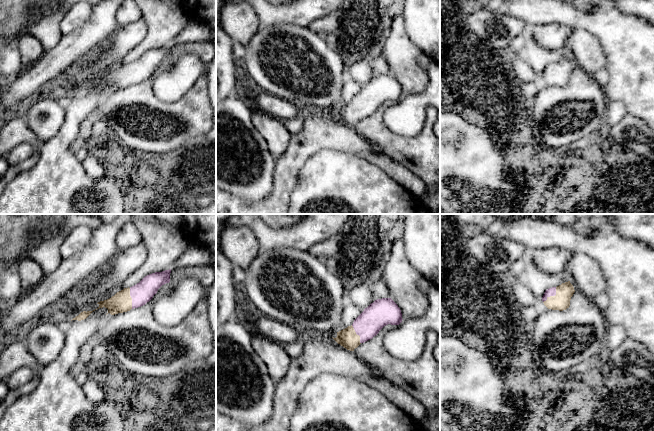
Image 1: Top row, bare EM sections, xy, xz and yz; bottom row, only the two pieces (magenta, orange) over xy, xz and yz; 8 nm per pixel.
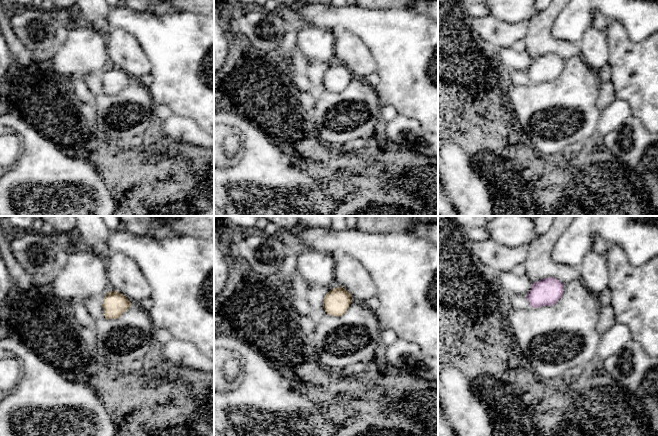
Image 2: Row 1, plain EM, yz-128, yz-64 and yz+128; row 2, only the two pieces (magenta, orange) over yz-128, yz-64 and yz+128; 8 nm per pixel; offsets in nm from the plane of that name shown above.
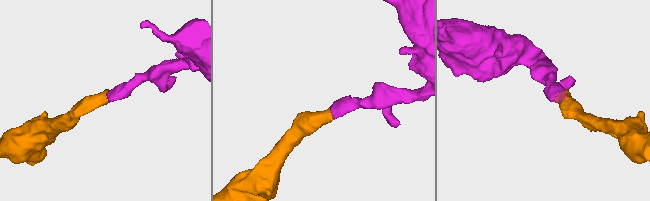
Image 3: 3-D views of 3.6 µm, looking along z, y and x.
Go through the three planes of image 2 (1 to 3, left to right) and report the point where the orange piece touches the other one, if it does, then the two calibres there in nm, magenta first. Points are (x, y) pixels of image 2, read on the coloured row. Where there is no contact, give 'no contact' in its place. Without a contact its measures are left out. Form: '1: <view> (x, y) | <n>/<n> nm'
1: no contact
2: no contact
3: no contact

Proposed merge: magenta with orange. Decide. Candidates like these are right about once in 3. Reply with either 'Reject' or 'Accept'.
Accept

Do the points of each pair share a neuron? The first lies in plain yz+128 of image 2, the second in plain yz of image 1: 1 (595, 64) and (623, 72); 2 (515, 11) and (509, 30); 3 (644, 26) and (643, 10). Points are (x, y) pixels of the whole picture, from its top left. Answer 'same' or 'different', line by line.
1: different
2: different
3: same

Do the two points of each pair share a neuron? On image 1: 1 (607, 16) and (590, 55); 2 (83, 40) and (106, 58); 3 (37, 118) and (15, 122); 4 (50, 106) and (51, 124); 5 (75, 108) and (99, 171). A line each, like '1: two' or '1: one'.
1: two
2: two
3: two
4: one
5: two

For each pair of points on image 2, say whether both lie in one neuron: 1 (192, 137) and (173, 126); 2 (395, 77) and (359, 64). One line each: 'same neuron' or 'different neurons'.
1: same neuron
2: different neurons

